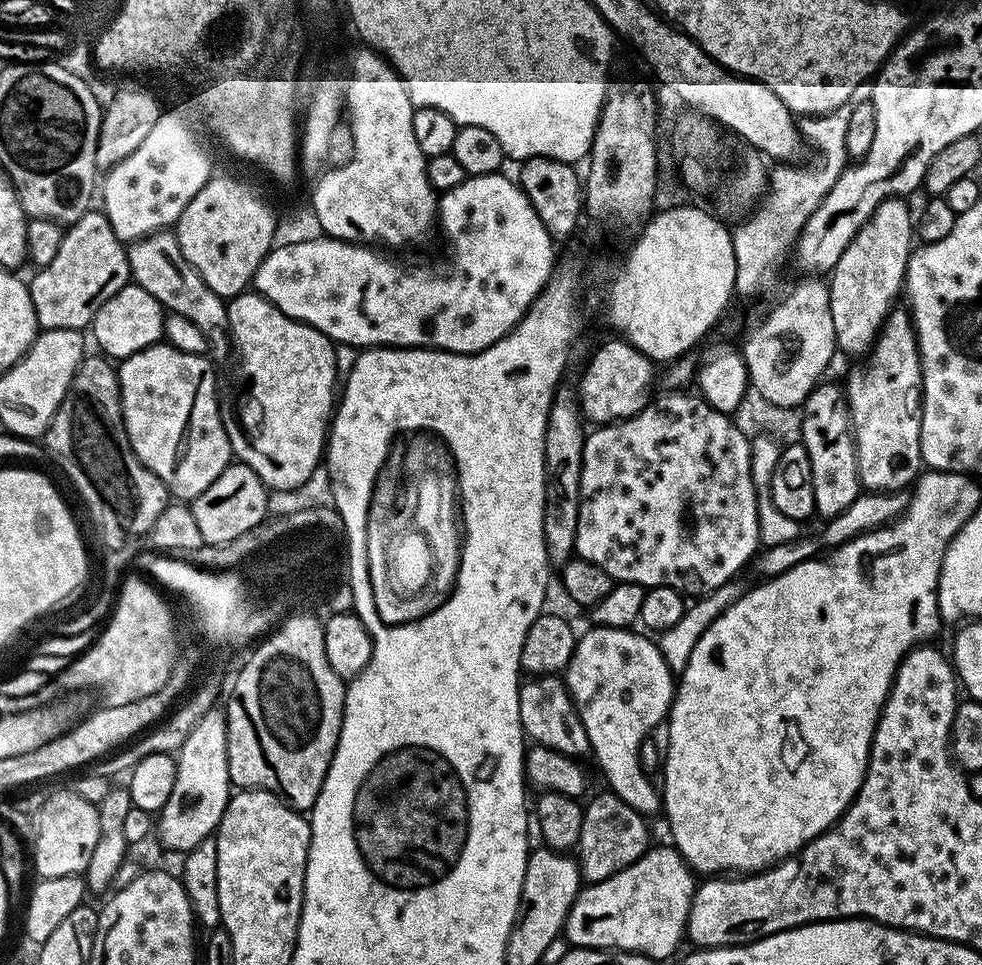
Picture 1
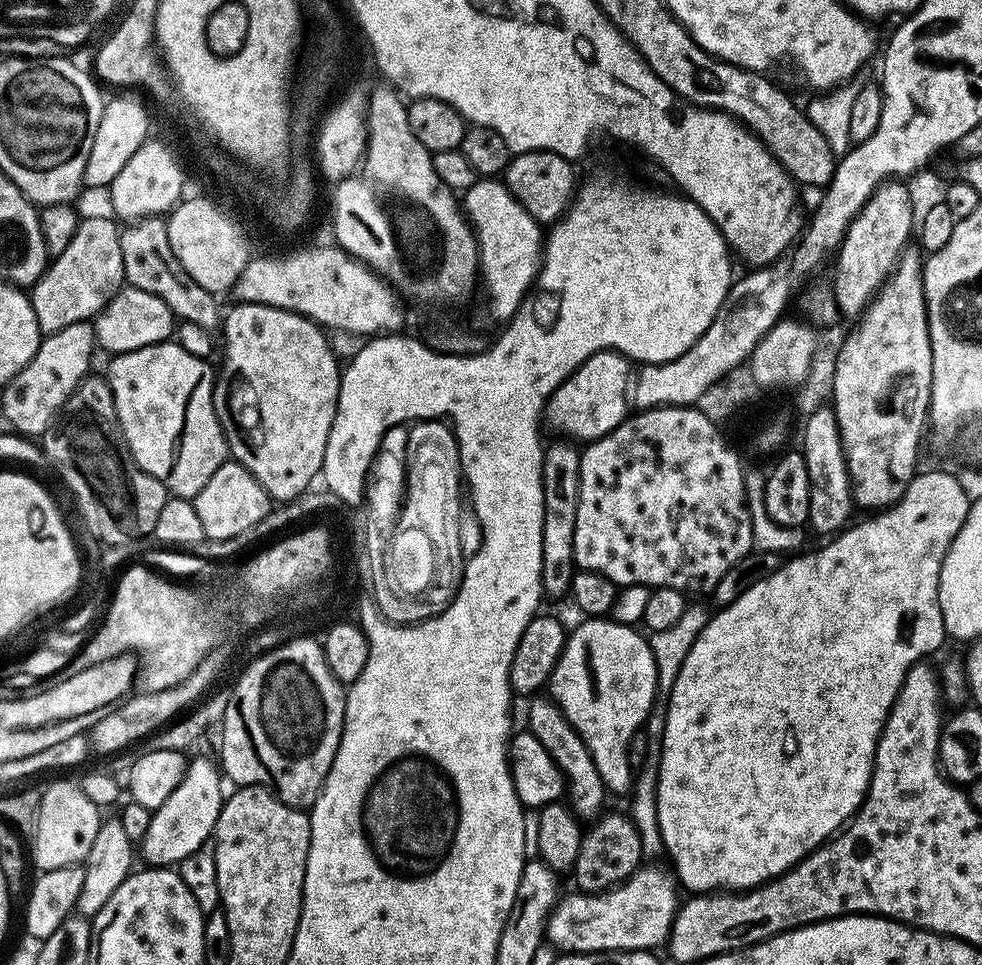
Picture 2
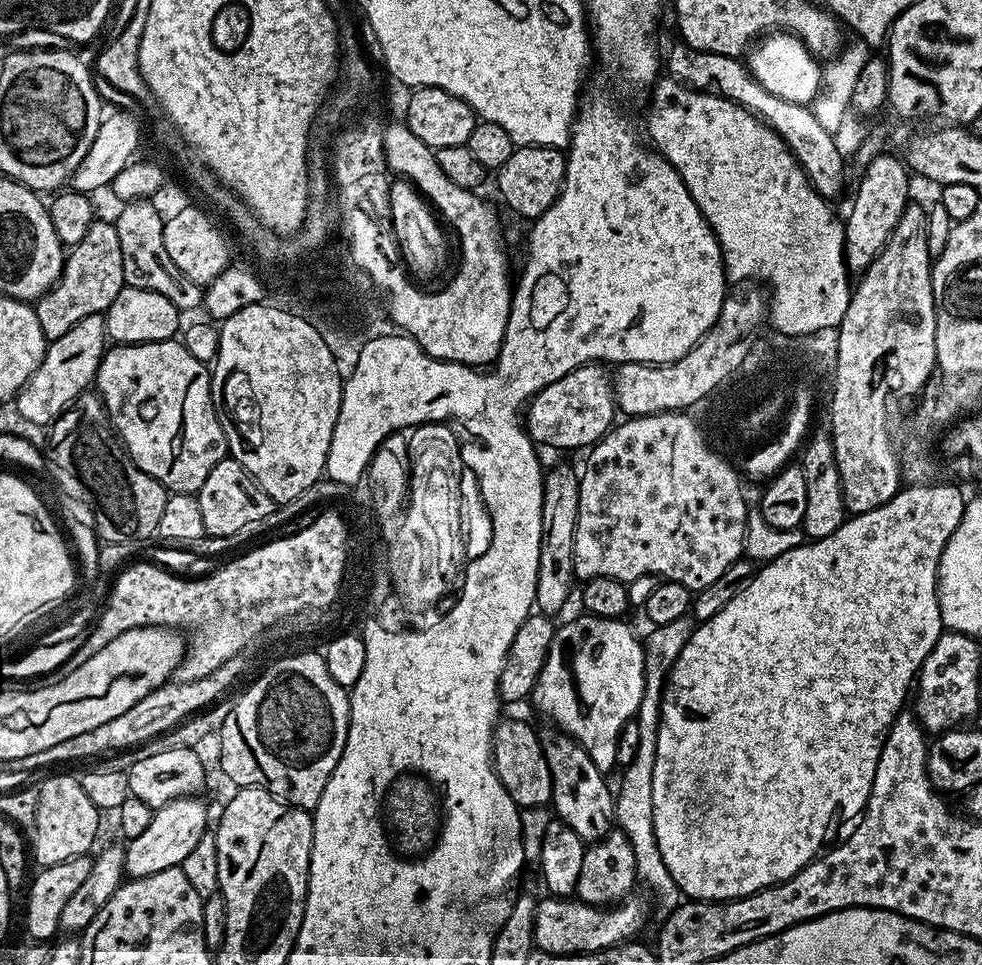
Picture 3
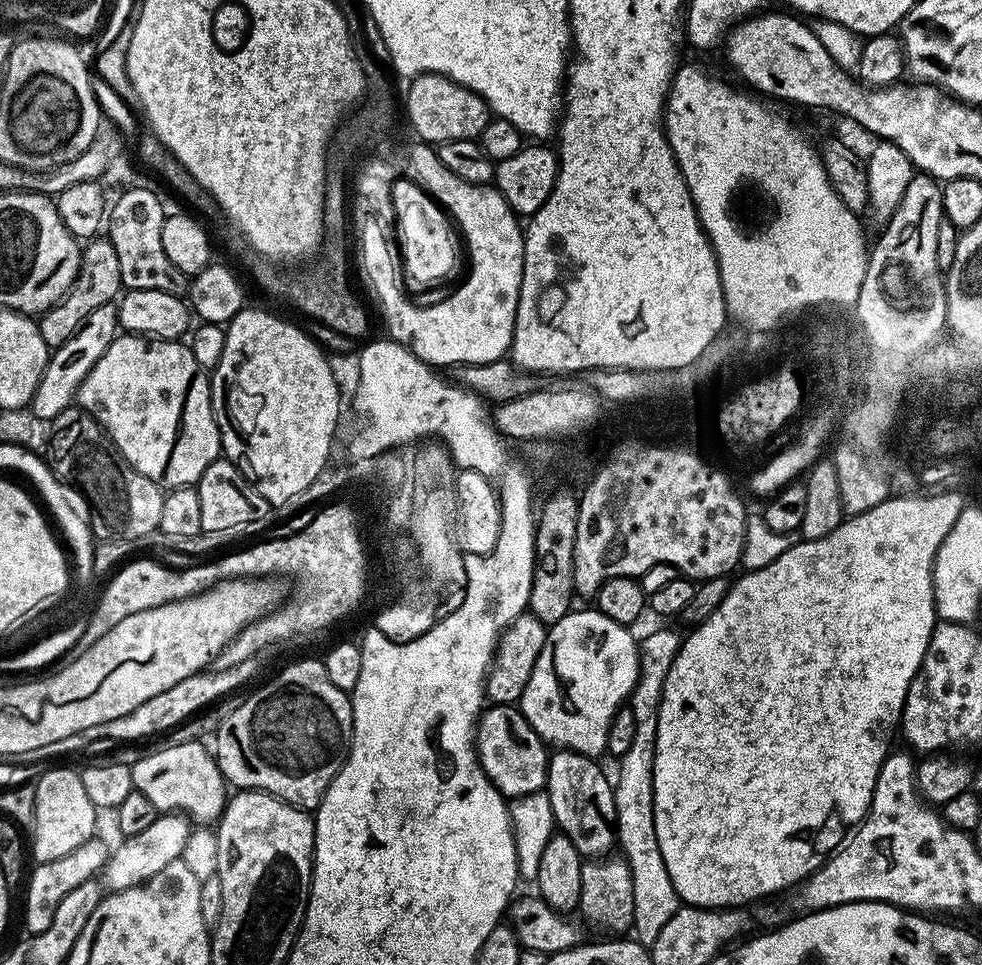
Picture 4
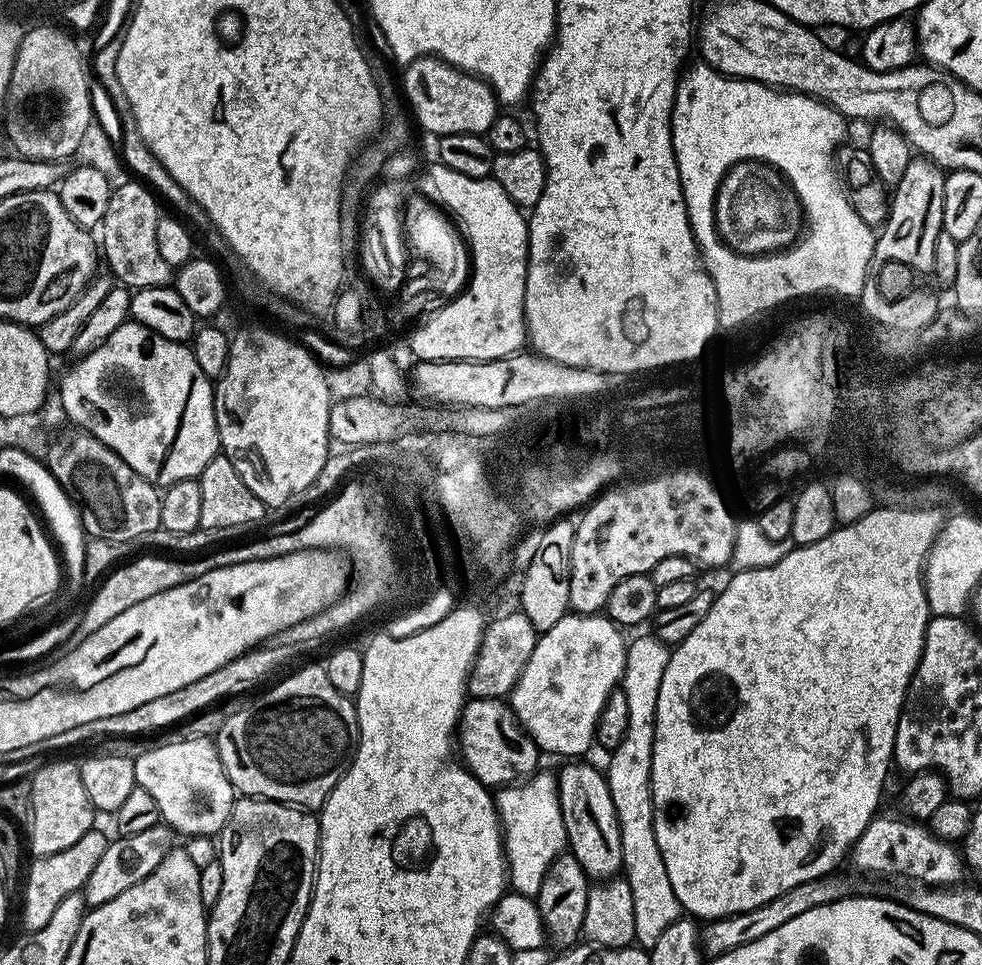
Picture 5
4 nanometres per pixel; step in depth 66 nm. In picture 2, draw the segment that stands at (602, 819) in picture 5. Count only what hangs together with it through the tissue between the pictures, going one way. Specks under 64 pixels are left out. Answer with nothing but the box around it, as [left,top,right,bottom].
[527,698,606,822]

